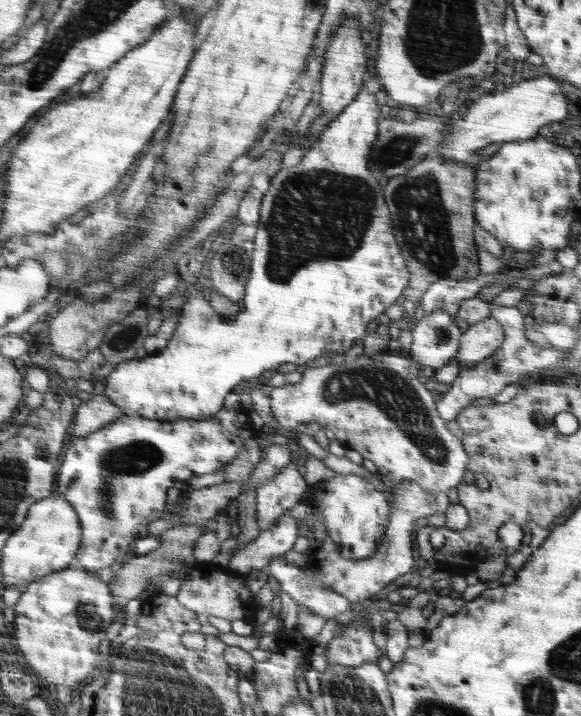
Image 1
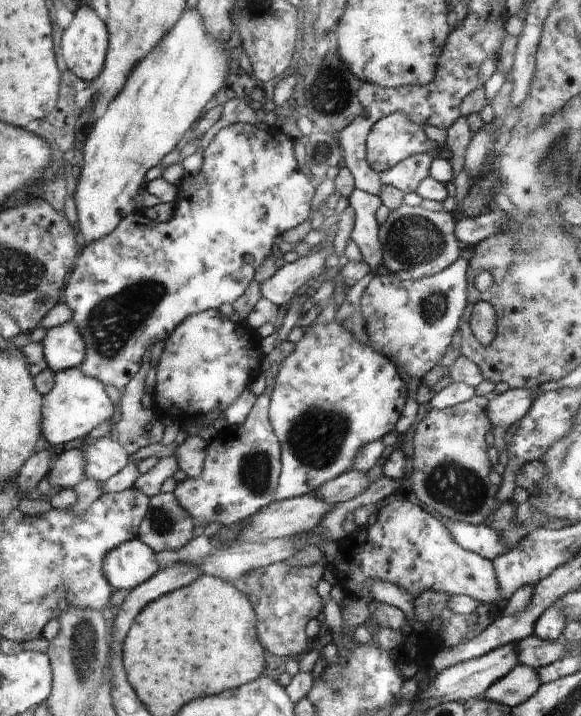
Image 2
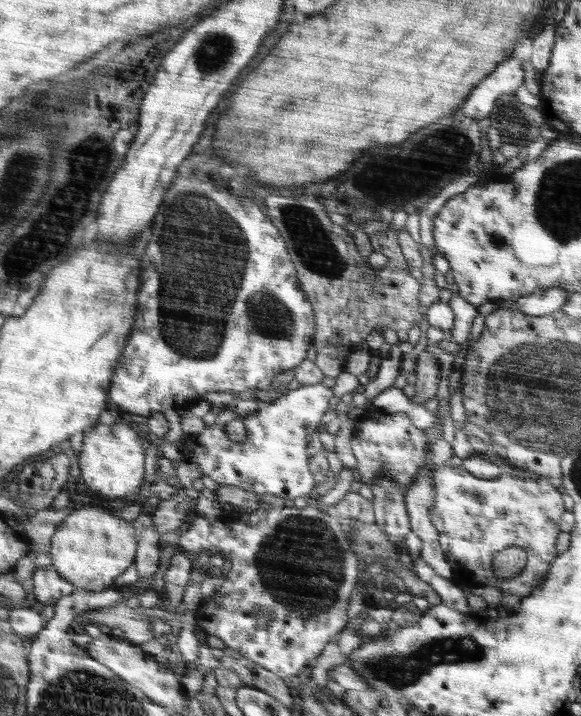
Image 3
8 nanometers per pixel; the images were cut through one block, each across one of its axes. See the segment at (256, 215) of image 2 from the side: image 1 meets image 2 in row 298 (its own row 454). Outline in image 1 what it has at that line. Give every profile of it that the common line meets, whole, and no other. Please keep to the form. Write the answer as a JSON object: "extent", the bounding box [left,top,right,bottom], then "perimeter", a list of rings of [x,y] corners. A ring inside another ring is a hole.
{"extent":[55,391,258,574],"perimeter":[[[234,391],[226,395],[223,407],[214,416],[207,417],[208,420],[161,421],[140,415],[122,415],[96,432],[72,440],[63,453],[55,492],[73,505],[82,527],[80,549],[73,564],[96,574],[102,568],[111,567],[118,559],[126,559],[130,542],[144,534],[148,522],[162,516],[166,492],[174,486],[174,480],[185,482],[201,474],[214,474],[218,468],[235,460],[245,440],[256,437],[258,429],[250,423],[248,416],[249,410],[240,403],[238,391]]]}

